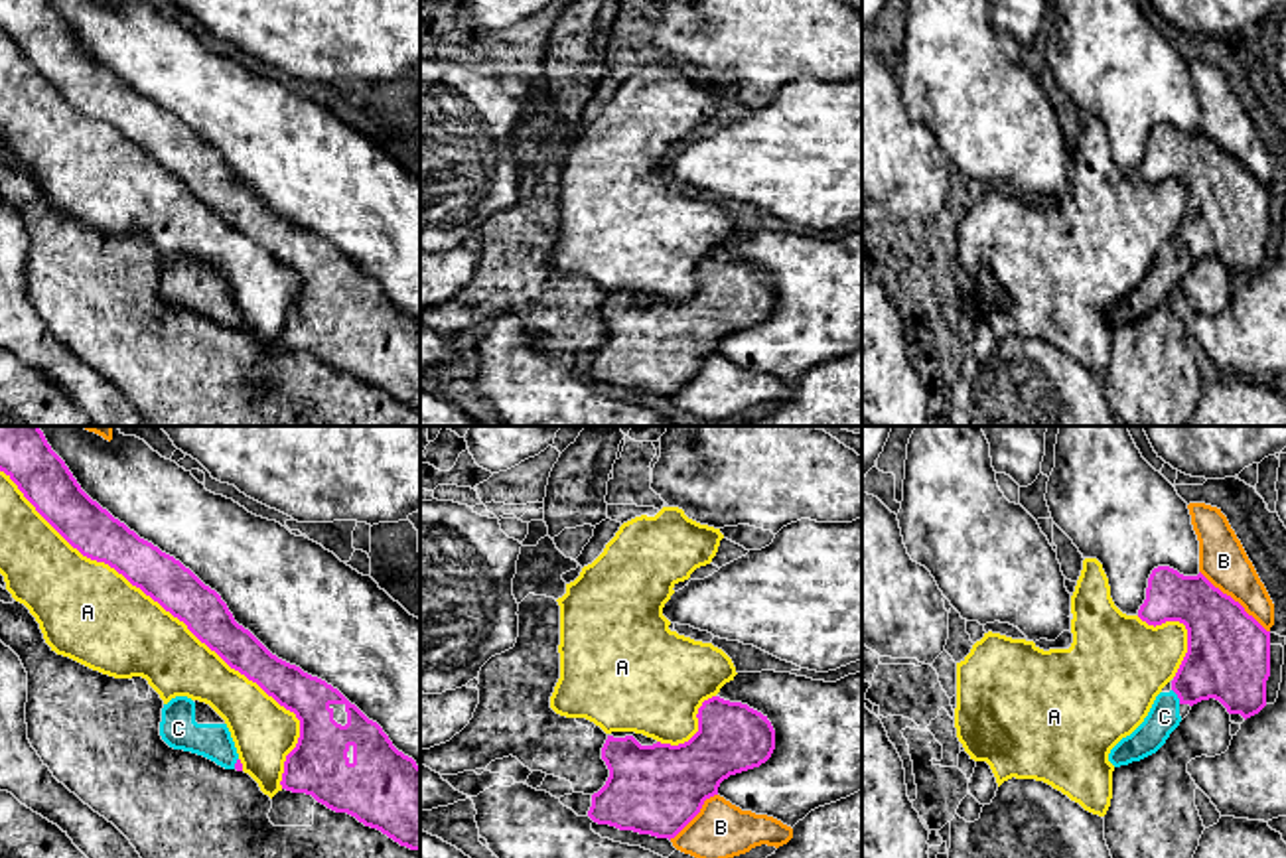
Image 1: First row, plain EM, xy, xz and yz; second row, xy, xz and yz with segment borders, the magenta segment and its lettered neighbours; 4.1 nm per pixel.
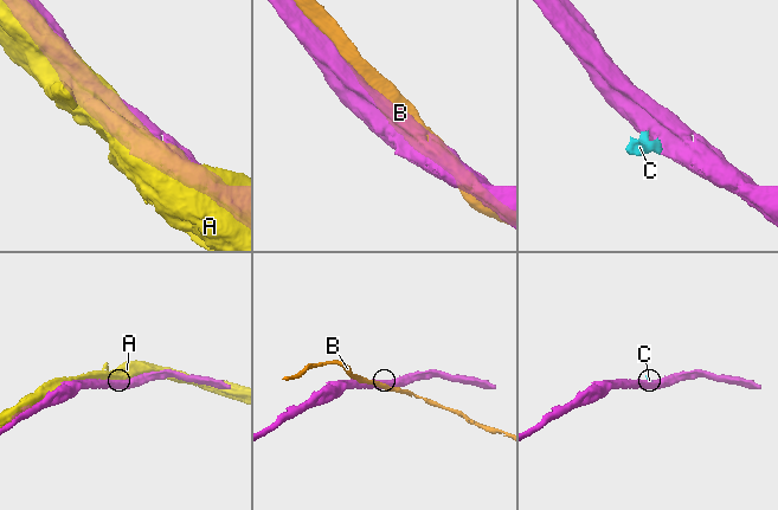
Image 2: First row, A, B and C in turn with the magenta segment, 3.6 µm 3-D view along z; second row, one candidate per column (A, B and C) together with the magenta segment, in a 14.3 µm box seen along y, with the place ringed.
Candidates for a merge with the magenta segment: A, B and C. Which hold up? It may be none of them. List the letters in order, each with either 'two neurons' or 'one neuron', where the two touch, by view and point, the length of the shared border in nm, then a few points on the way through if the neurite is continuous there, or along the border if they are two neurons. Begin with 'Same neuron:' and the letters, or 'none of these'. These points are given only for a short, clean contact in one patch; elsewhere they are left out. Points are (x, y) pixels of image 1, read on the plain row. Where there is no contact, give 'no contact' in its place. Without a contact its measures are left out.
Same neuron: C
A: two neurons; contact xy (182, 178); length 1750 nm
B: two neurons; contact yz (1233, 158); length 380 nm
C: one neuron; contact yz (1178, 255); length 70 nm

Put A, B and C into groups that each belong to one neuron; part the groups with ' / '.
A / B / C

